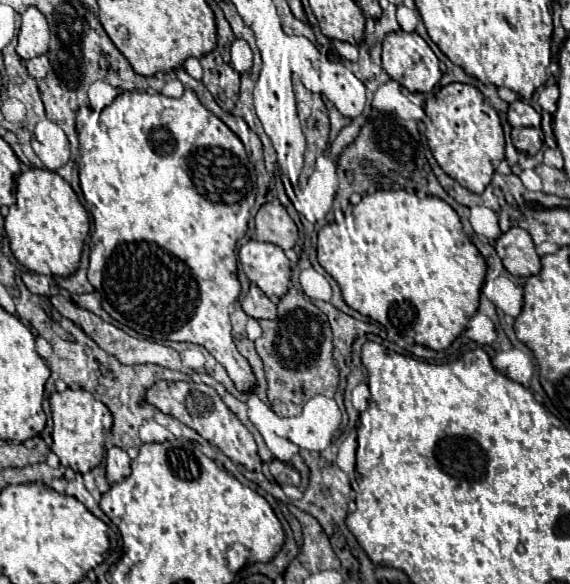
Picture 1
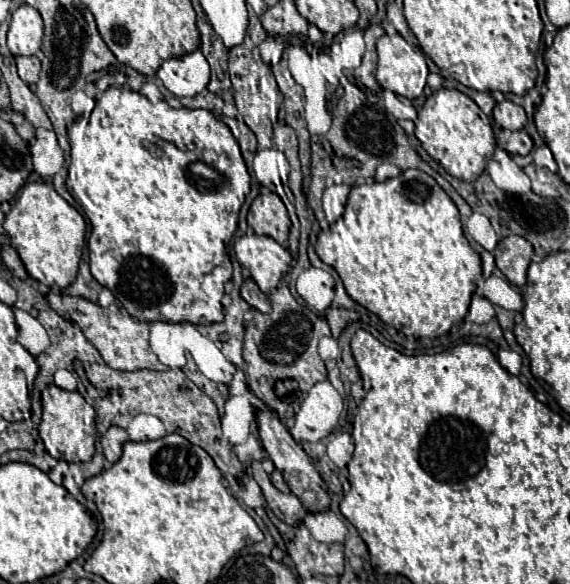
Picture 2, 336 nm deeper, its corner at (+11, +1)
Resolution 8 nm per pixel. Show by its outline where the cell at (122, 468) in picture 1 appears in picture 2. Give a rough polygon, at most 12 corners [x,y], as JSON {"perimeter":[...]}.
{"perimeter":[[111,427],[103,437],[103,455],[109,463],[121,457],[127,433]]}

